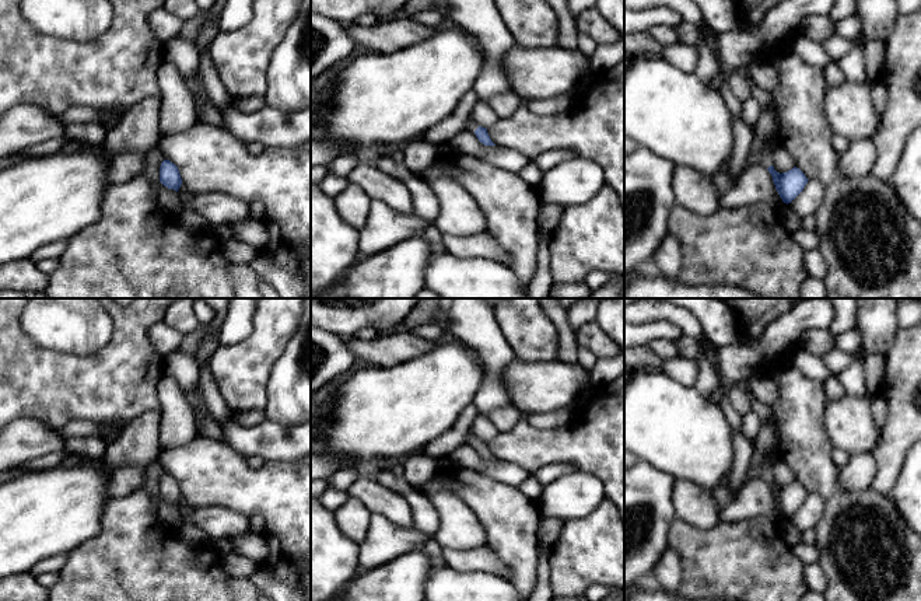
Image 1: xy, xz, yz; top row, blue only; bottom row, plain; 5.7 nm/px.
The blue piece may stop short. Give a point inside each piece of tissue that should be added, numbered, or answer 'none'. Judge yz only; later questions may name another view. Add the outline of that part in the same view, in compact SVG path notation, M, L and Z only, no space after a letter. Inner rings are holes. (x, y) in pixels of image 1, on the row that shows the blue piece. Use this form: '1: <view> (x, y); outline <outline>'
1: yz (766, 154); outline M763 141L763 146L761 146L761 165L764 168L768 168L770 165L773 165L771 151L767 146L767 141Z

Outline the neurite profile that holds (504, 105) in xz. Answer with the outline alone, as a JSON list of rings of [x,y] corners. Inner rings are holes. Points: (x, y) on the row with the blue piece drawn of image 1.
[[[504,92],[486,101],[500,119],[511,116],[523,99],[515,92]]]

